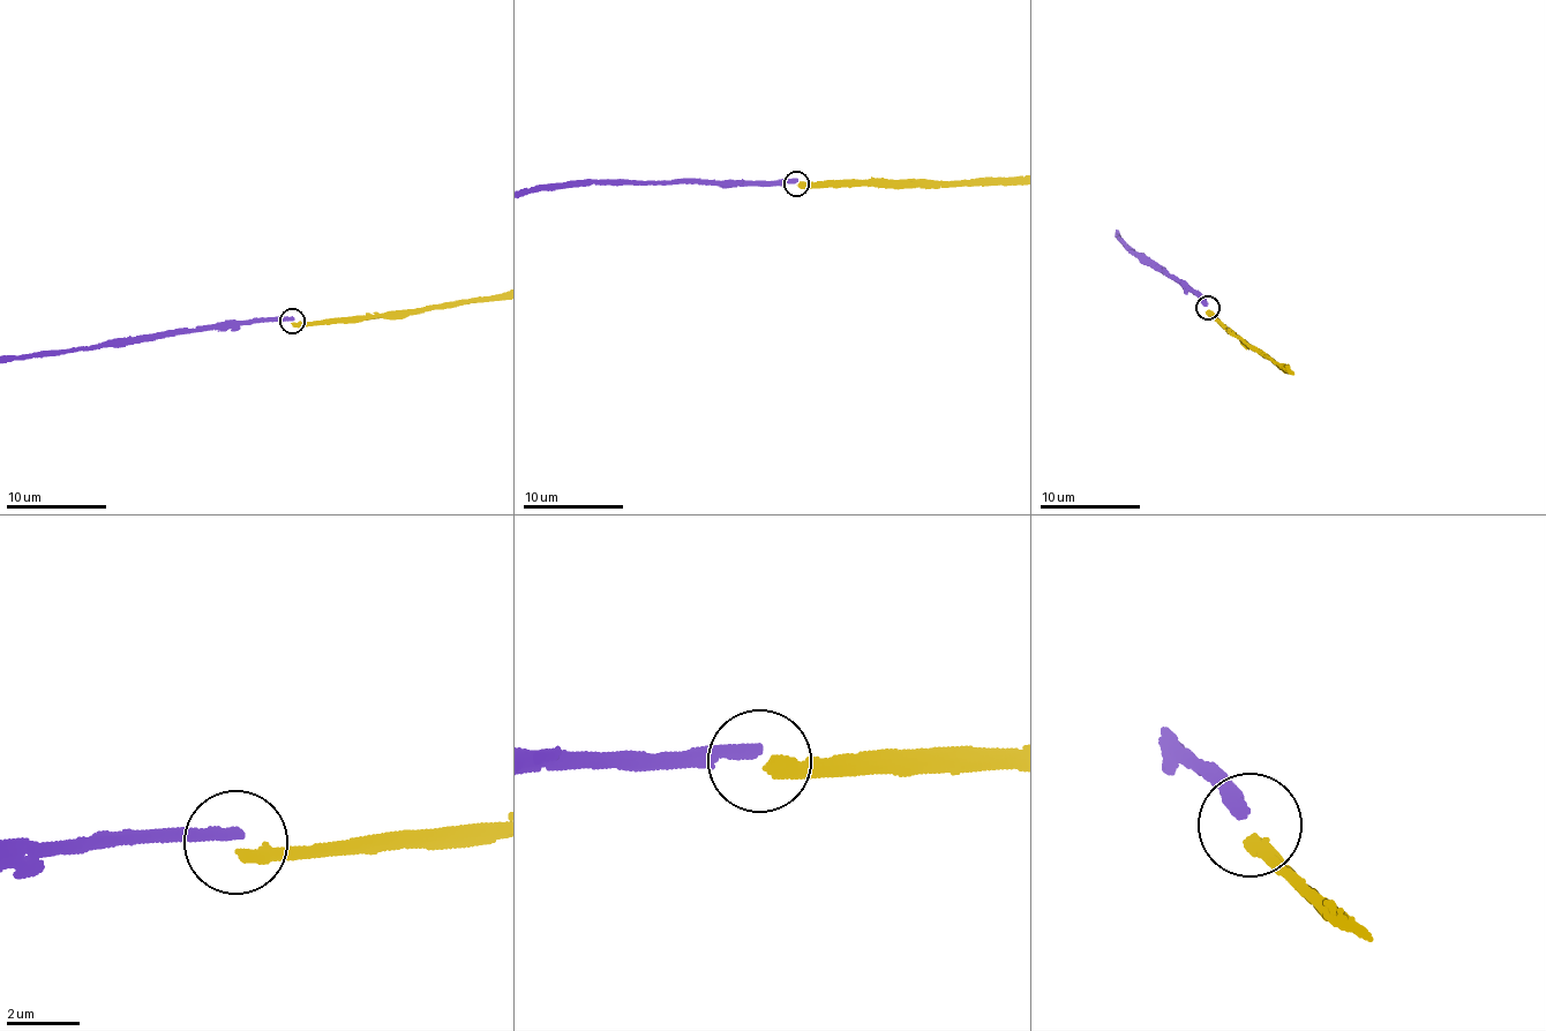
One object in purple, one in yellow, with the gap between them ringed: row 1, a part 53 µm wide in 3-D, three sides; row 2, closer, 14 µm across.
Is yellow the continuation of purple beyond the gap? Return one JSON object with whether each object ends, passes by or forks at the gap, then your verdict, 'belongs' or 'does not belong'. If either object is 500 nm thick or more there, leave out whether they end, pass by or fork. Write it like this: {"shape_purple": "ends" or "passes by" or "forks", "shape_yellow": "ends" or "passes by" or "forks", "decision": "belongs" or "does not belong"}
{"shape_purple": "ends", "shape_yellow": "ends", "decision": "does not belong"}

